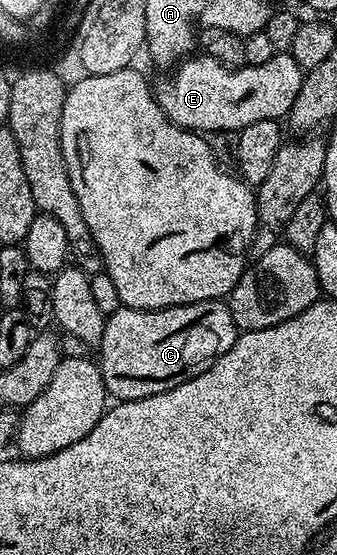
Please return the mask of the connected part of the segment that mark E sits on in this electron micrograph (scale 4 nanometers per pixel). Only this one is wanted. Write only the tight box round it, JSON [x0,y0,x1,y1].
[155,51,306,135]

